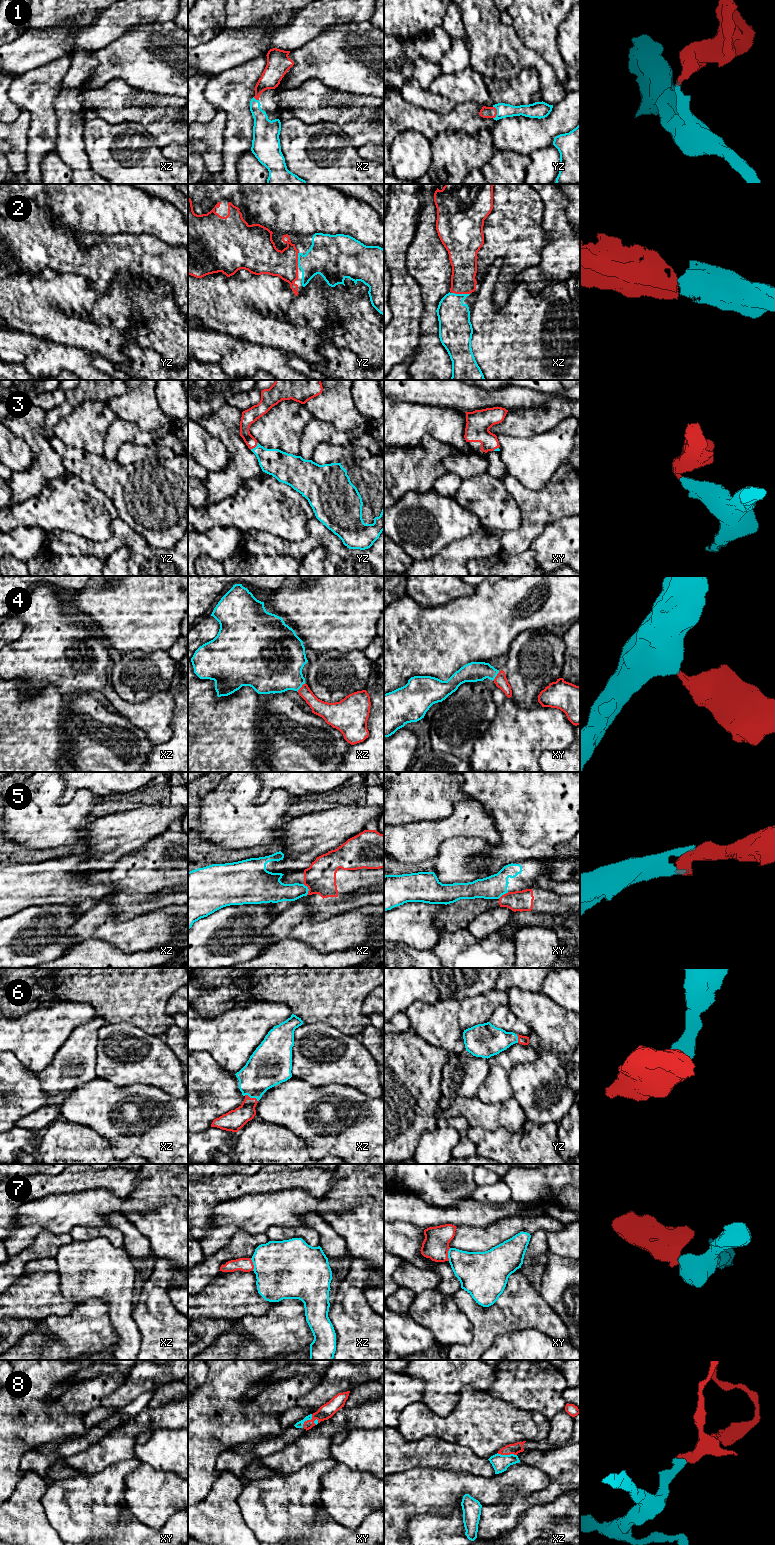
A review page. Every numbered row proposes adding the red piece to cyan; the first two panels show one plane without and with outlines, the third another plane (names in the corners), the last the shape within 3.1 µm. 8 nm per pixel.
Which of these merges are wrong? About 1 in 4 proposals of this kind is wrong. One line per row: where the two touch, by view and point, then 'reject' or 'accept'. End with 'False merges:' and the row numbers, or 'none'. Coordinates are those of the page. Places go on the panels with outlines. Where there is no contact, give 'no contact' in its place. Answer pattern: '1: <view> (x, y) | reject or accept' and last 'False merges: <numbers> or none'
1: yz (497, 112) | accept
2: xz (461, 294) | accept
3: yz (255, 447) | accept
4: xz (301, 686) | accept
5: xz (308, 889) | reject
6: xz (251, 1097) | accept
7: xz (253, 1264) | reject
8: xz (507, 1455) | accept
False merges: 5, 7

